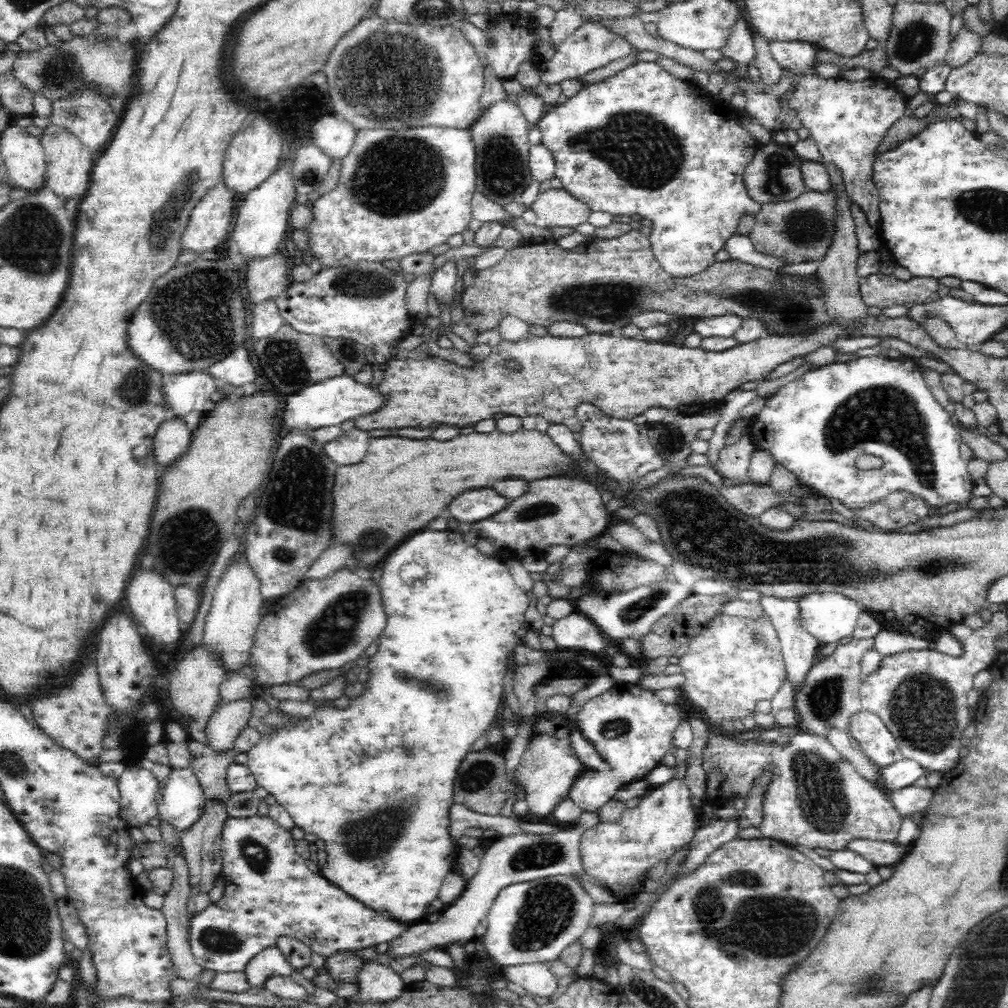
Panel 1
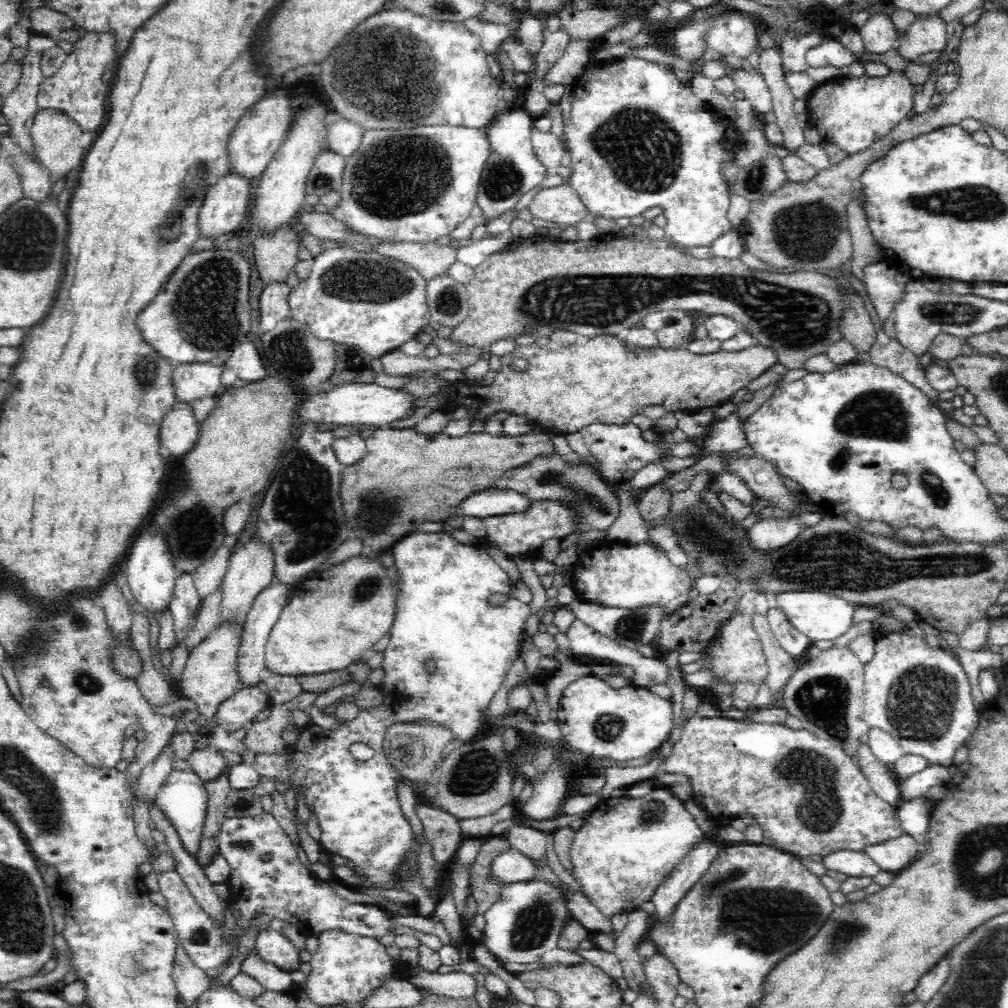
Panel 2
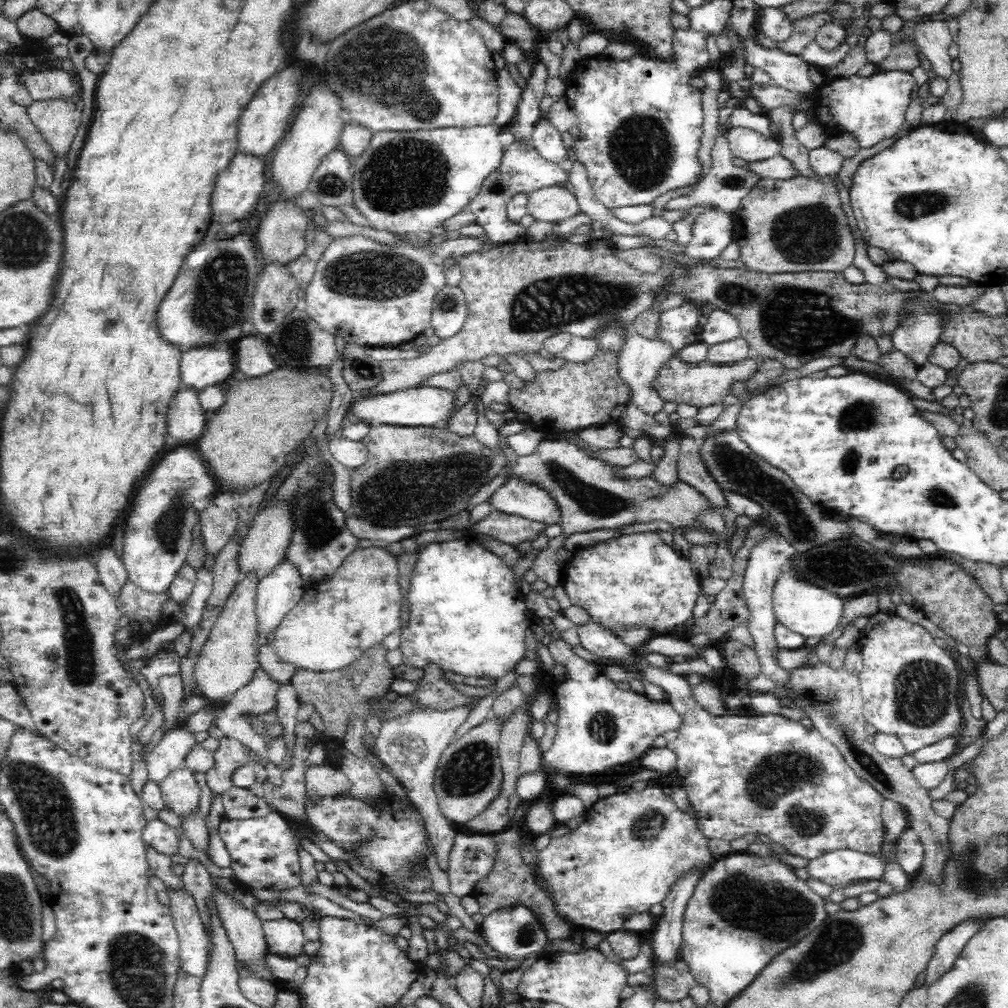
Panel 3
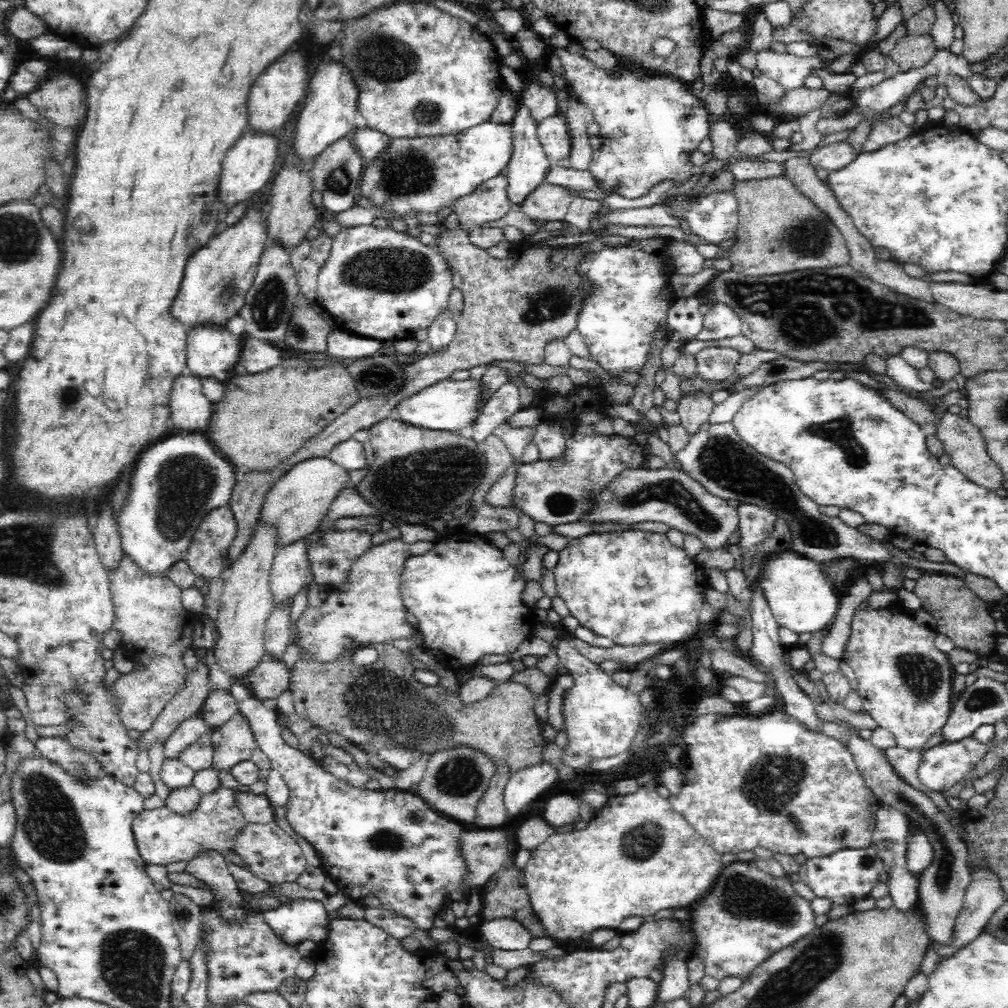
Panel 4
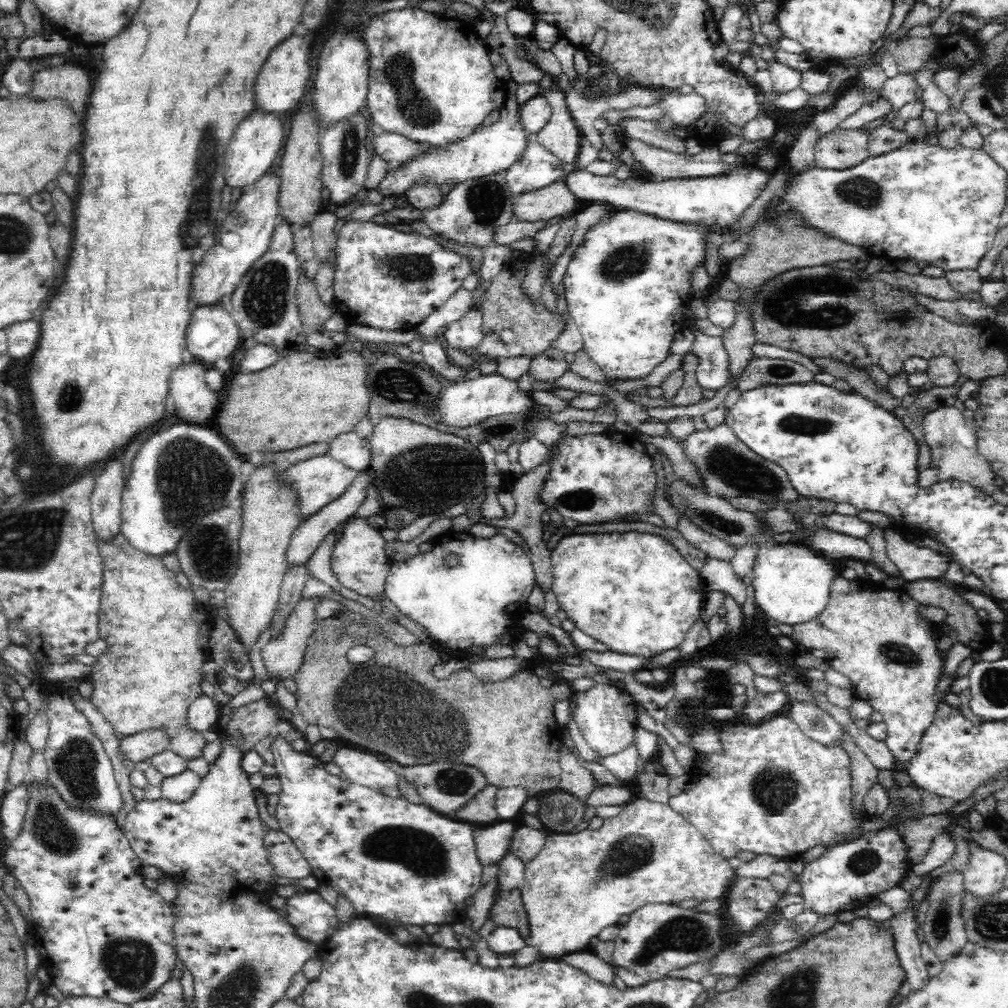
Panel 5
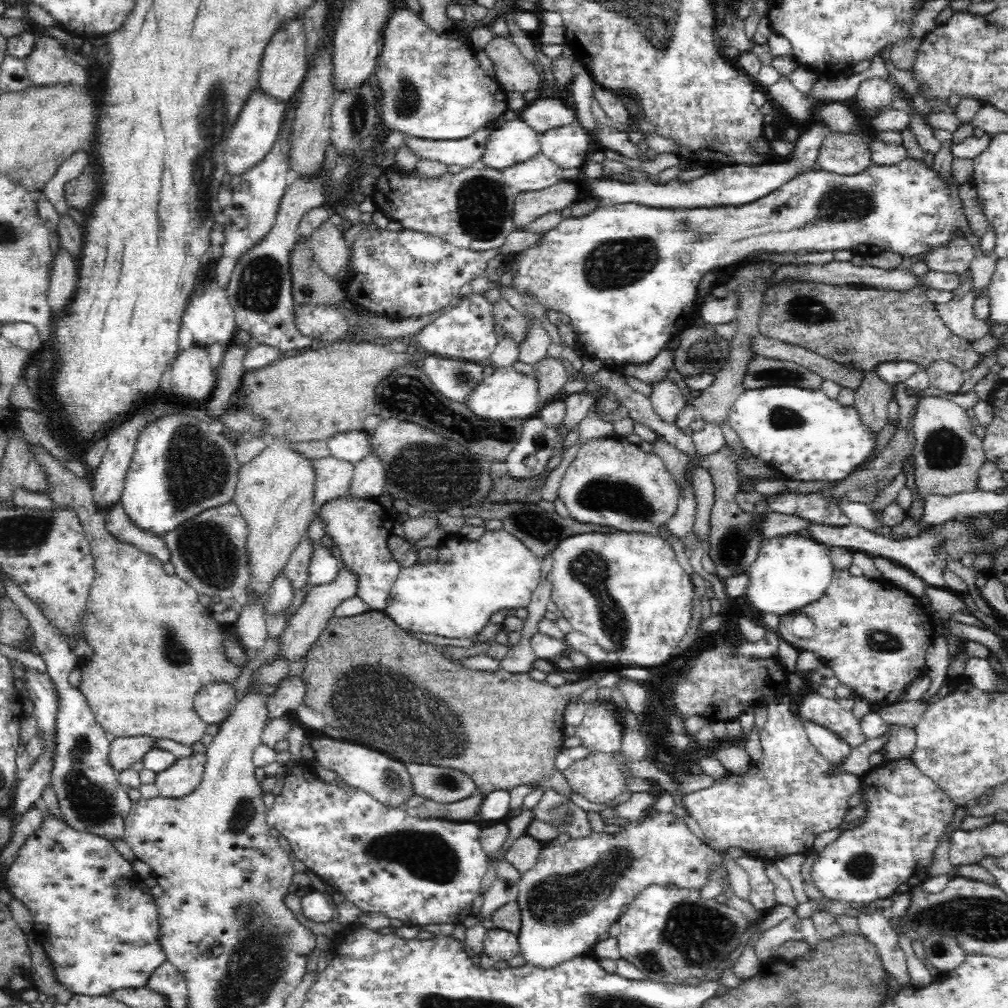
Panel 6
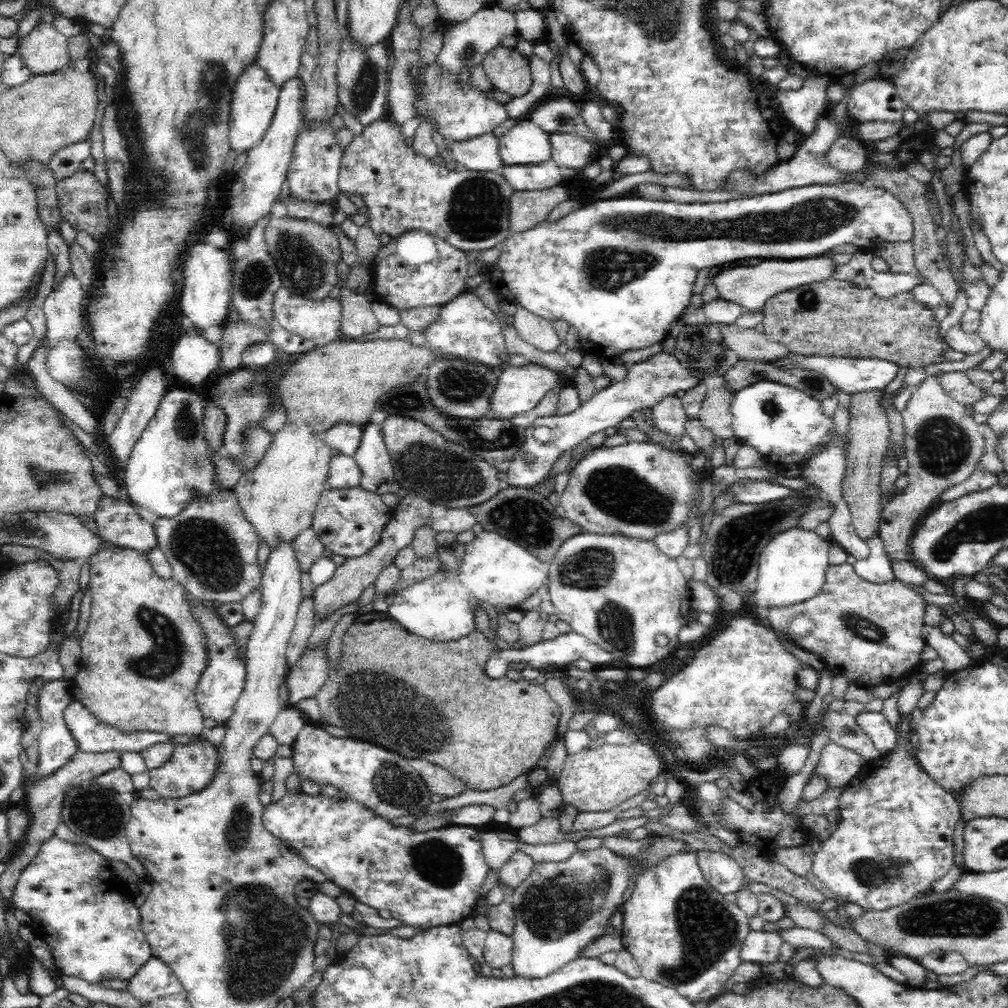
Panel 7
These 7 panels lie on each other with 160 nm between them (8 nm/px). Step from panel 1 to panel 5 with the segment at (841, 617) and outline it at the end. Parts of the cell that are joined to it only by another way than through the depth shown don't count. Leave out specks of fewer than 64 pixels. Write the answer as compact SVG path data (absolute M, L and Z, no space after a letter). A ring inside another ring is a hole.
M775 543L761 547L753 566L752 586L755 592L756 608L770 620L780 624L798 626L818 618L830 598L830 588L835 580L834 564L815 550L801 543Z

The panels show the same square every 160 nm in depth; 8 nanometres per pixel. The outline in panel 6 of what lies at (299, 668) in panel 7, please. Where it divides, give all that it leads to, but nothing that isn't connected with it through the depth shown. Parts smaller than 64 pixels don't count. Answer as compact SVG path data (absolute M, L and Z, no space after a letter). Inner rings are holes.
M299 676L284 677L276 685L276 690L266 696L265 709L267 713L263 722L264 728L270 722L286 717L289 711L296 711L298 706L303 704L304 693L305 686Z

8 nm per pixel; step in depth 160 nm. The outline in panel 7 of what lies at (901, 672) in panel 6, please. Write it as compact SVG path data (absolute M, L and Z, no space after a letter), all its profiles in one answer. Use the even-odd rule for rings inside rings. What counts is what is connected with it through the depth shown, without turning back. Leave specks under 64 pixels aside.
M844 563L828 566L826 584L814 598L799 602L797 605L769 609L765 623L776 633L784 632L786 614L806 614L814 622L814 630L806 638L796 638L794 634L786 630L787 638L801 649L817 654L834 675L842 674L851 684L874 688L880 684L896 683L904 672L914 672L922 666L920 654L926 646L924 635L922 635L922 628L926 625L925 604L923 598L920 598L913 590L904 587L902 582L896 579L888 583L868 582L856 575L851 564Z

